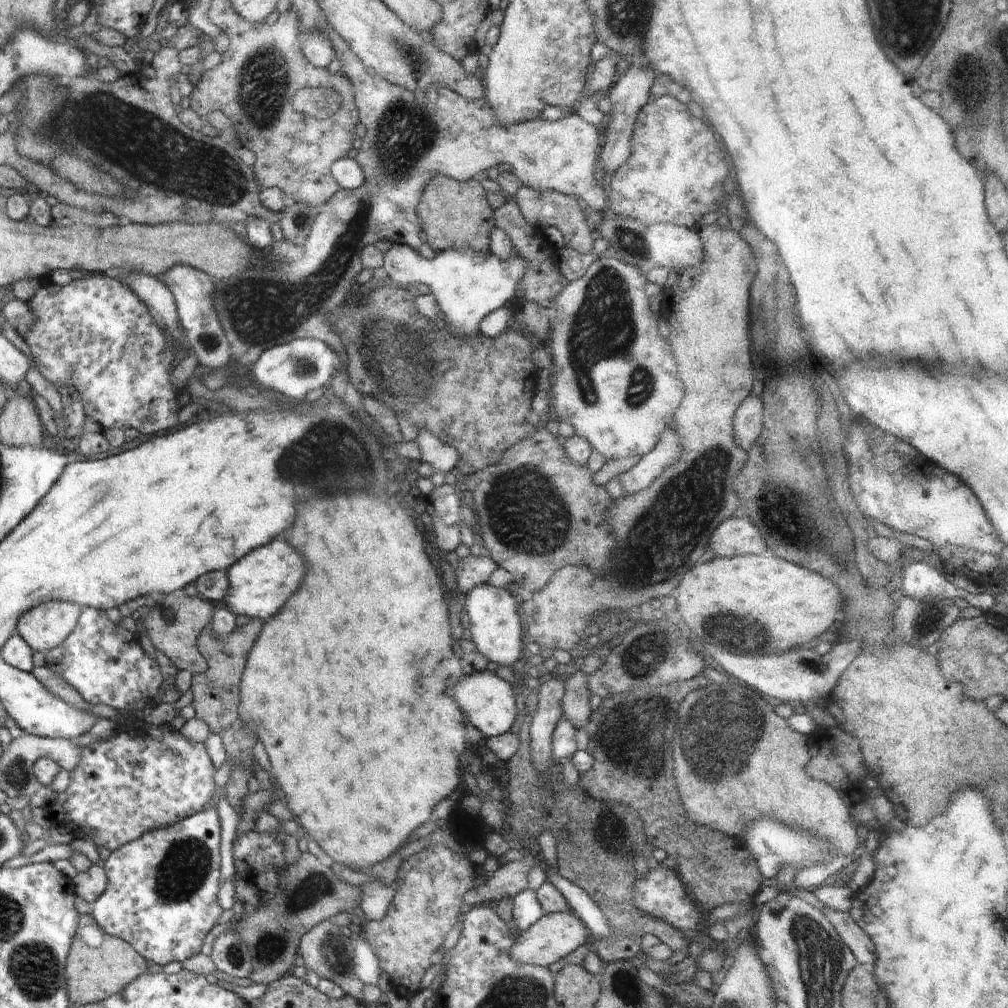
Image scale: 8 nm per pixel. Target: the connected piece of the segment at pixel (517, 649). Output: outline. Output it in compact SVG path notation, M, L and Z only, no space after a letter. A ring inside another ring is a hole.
M486 581L478 583L467 592L466 614L469 616L470 634L478 650L492 662L492 666L508 669L511 664L527 655L524 650L524 626L518 611L518 600L504 587L493 587Z

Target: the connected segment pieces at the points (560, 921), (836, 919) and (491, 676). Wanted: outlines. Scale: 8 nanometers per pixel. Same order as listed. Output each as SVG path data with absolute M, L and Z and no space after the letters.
M574 912L552 913L542 915L530 928L518 932L515 943L511 948L511 955L523 963L548 967L552 962L564 958L578 946L586 944L586 934L590 935L585 924Z
M825 906L823 913L834 927L834 930L840 935L844 944L852 951L858 964L874 965L877 957L874 943L848 912L837 911L832 907Z
M487 668L462 676L460 682L454 686L454 698L464 712L464 722L468 720L484 736L493 737L517 728L518 710L512 689L513 686L508 681L498 676L492 668Z

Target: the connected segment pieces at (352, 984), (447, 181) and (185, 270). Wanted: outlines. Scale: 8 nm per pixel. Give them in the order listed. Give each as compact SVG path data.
M329 919L318 923L310 931L305 932L299 942L298 955L304 958L307 969L314 970L322 980L334 981L346 995L363 999L363 982L353 971L353 942L340 931L340 927Z
M434 175L423 188L416 212L426 242L436 253L463 247L490 253L489 232L495 227L495 218L487 203L487 192L476 179L460 182L444 175Z
M176 265L157 277L169 288L175 298L179 321L185 336L184 340L198 364L218 368L224 366L231 352L228 350L228 340L224 336L224 329L213 307L215 291L213 276L192 266Z

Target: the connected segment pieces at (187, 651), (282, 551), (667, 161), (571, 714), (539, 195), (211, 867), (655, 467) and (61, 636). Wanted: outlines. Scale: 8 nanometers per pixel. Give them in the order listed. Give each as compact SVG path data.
M168 593L161 596L163 600L161 605L153 606L144 620L144 628L152 644L164 656L168 656L179 670L187 670L194 675L205 673L208 670L208 661L197 647L197 640L201 632L207 630L212 624L215 611L212 602L200 600L198 594L193 597L184 593Z
M274 540L258 548L258 552L250 552L246 560L240 560L226 571L229 592L224 596L222 604L238 616L244 614L254 620L267 620L284 606L288 596L298 588L304 576L304 560L292 546L282 540Z
M661 94L652 96L637 116L629 159L611 178L610 210L612 214L623 219L634 219L647 225L670 223L698 229L705 214L716 212L726 198L724 178L728 176L730 166L725 161L722 151L722 148L718 148L718 134L709 127L705 119L692 115L686 103Z
M580 670L565 680L565 693L561 698L561 719L568 719L577 730L584 728L592 713L588 704L592 694L589 691L587 676Z
M521 185L519 191L513 198L519 206L525 221L533 227L555 226L563 234L564 242L568 248L573 248L582 253L594 253L593 245L595 244L594 234L590 234L590 228L584 218L585 211L582 210L582 201L577 197L565 195L556 191L537 191L533 188Z
M210 808L180 819L168 826L145 832L138 839L131 840L118 847L104 861L107 874L107 887L94 901L91 915L94 920L110 936L120 937L131 944L146 960L152 960L160 966L168 962L184 962L194 960L194 956L202 956L202 948L206 948L206 940L210 940L210 932L222 924L222 916L226 916L226 908L222 908L222 890L226 884L226 872L222 872L222 844L226 844L226 836L222 836L222 812Z
M666 428L664 436L649 453L642 455L638 464L628 471L619 474L619 481L626 495L633 495L647 489L663 472L680 460L682 440L678 440L678 432L674 428Z
M48 601L25 612L16 634L43 654L53 652L76 628L82 607L70 601Z

